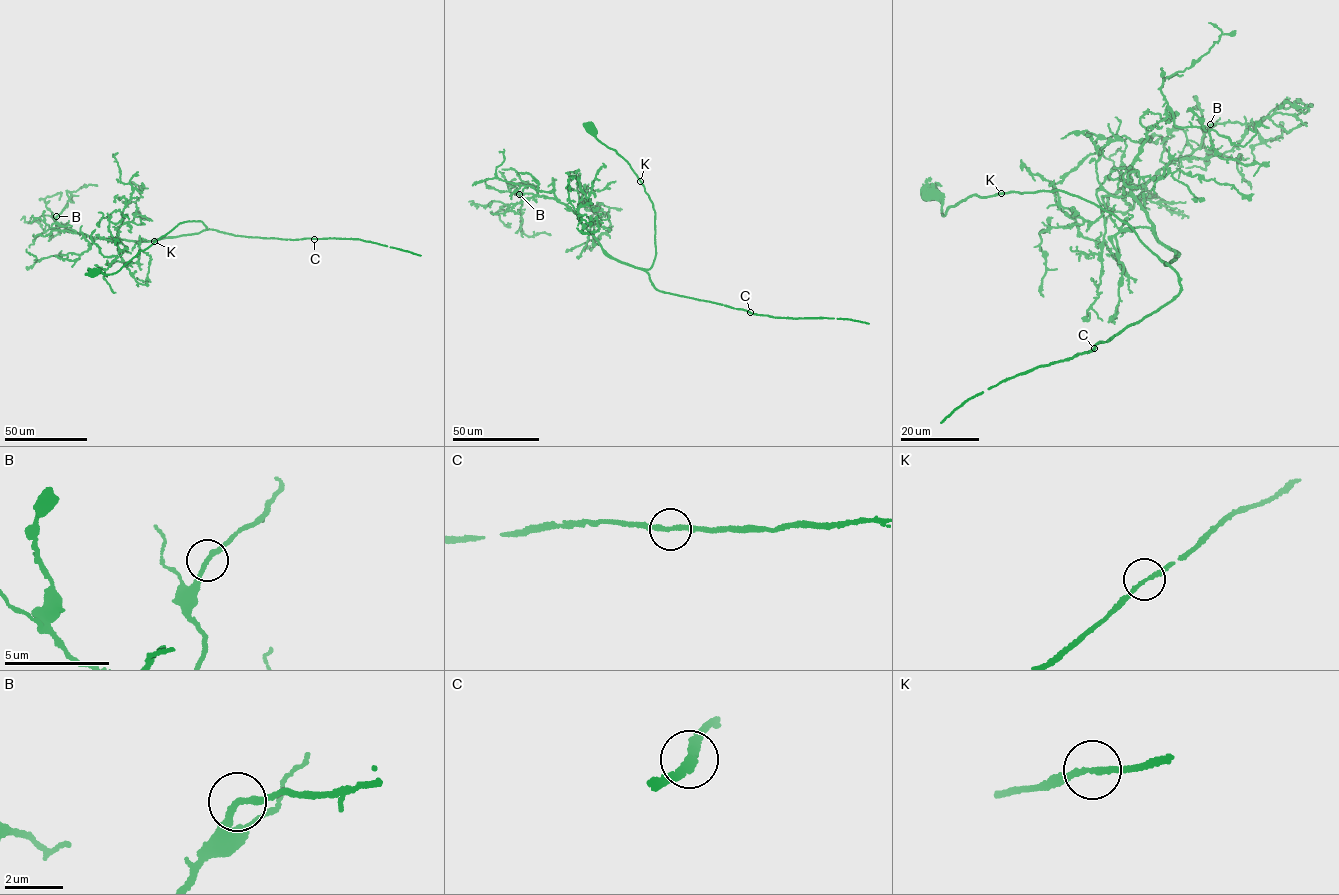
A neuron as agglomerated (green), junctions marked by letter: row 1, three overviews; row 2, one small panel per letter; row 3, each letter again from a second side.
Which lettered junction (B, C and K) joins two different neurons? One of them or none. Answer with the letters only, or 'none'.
none

